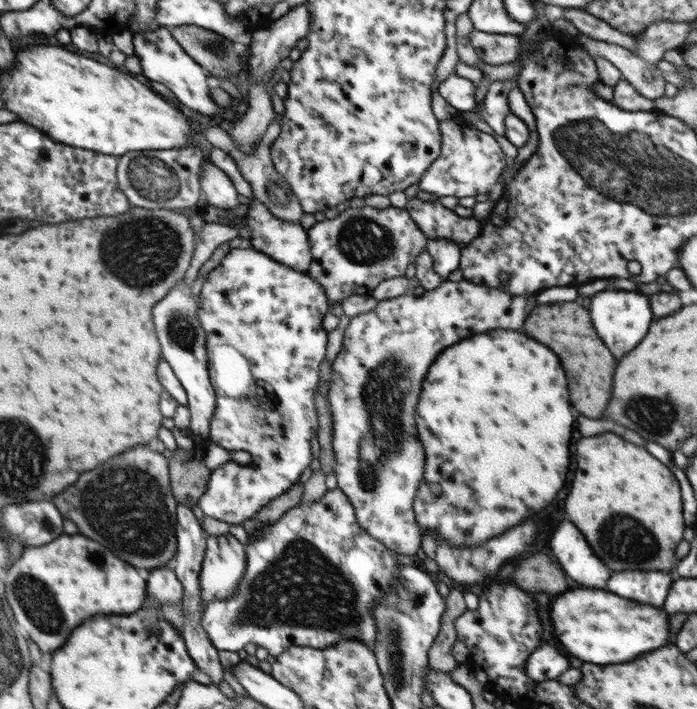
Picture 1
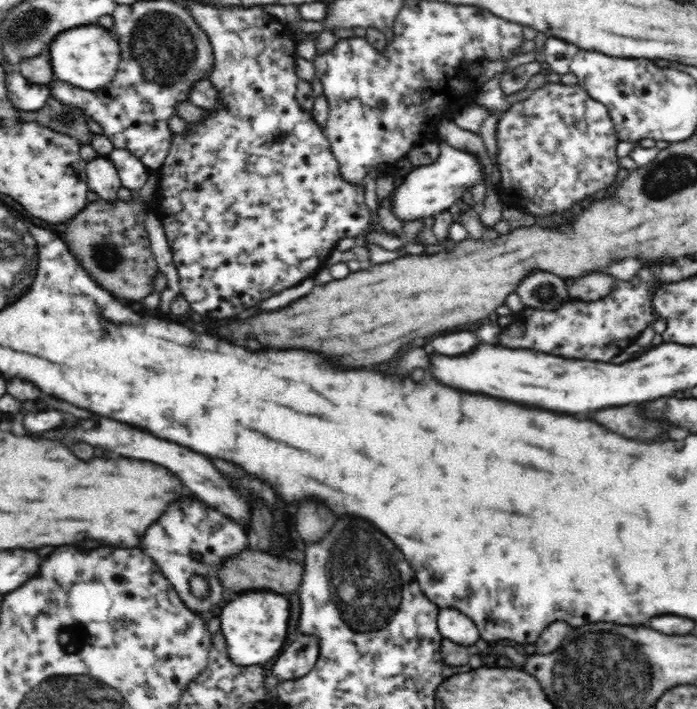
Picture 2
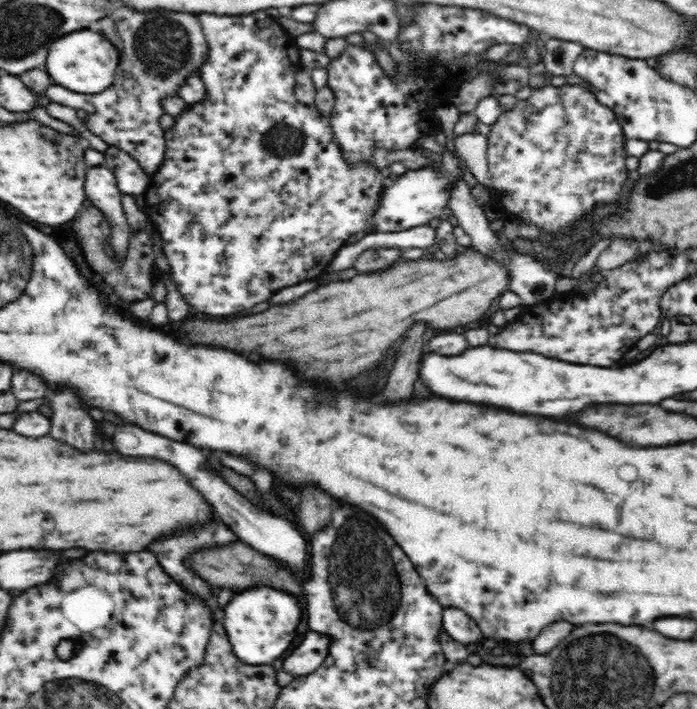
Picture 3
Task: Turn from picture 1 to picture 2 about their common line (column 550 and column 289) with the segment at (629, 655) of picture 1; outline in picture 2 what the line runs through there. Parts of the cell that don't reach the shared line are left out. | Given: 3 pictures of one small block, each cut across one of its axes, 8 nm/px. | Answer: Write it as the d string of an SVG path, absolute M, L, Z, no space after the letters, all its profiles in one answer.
M260 590L260 592L242 592L241 595L236 598L236 600L228 601L226 604L226 608L219 609L222 610L222 614L220 614L220 625L222 626L222 634L226 636L226 645L227 652L229 655L229 660L232 660L232 663L243 666L252 666L252 665L264 665L267 662L270 662L272 658L276 658L280 652L282 652L282 648L284 648L284 642L286 642L286 636L288 636L288 622L290 622L290 602L288 602L288 598L286 595L280 595L268 590Z

